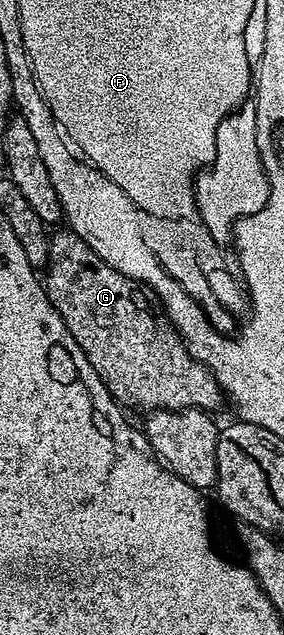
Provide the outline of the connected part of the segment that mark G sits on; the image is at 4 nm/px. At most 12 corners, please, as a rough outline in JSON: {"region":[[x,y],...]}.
{"region":[[71,229],[42,284],[112,398],[216,411],[216,374]]}

